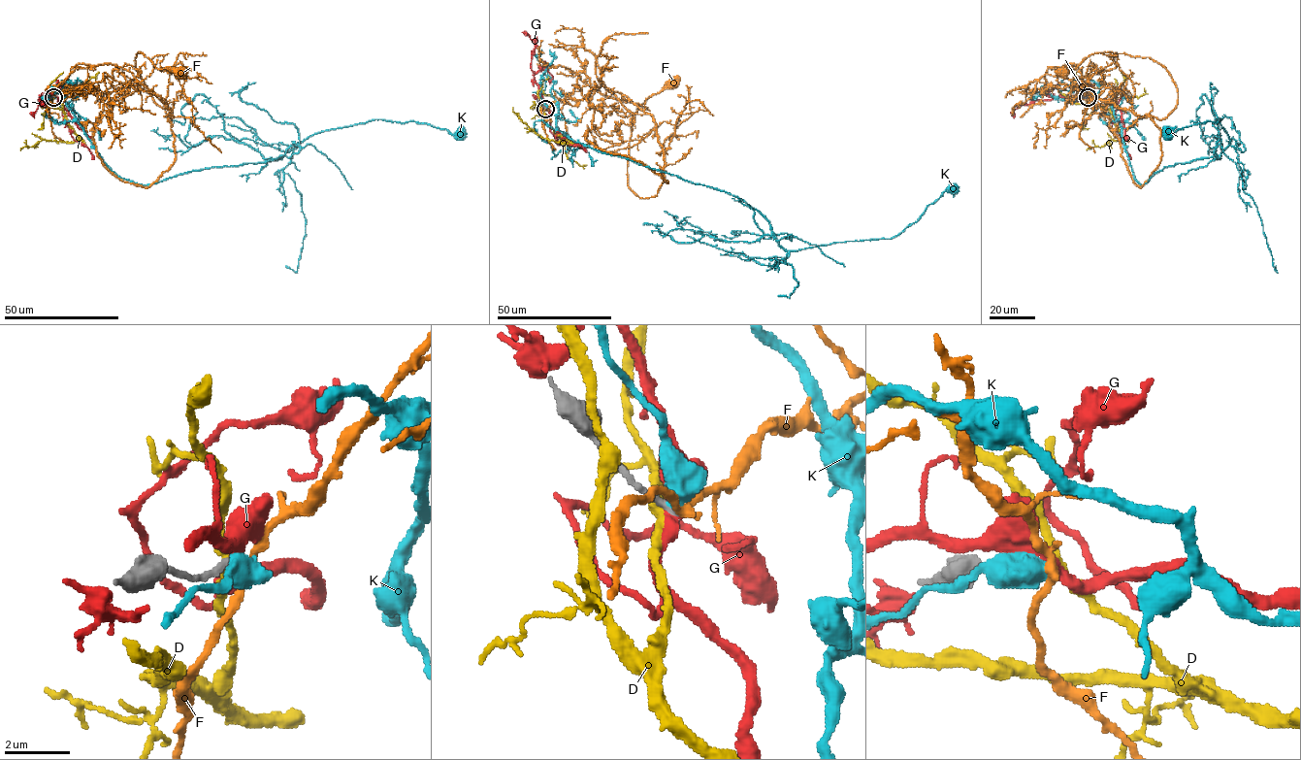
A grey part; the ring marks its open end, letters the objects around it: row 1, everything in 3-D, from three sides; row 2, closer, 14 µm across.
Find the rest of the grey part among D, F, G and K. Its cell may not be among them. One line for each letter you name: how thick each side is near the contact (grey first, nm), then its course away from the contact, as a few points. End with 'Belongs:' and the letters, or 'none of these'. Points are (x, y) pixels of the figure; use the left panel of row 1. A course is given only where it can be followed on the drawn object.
Belongs: none of these

